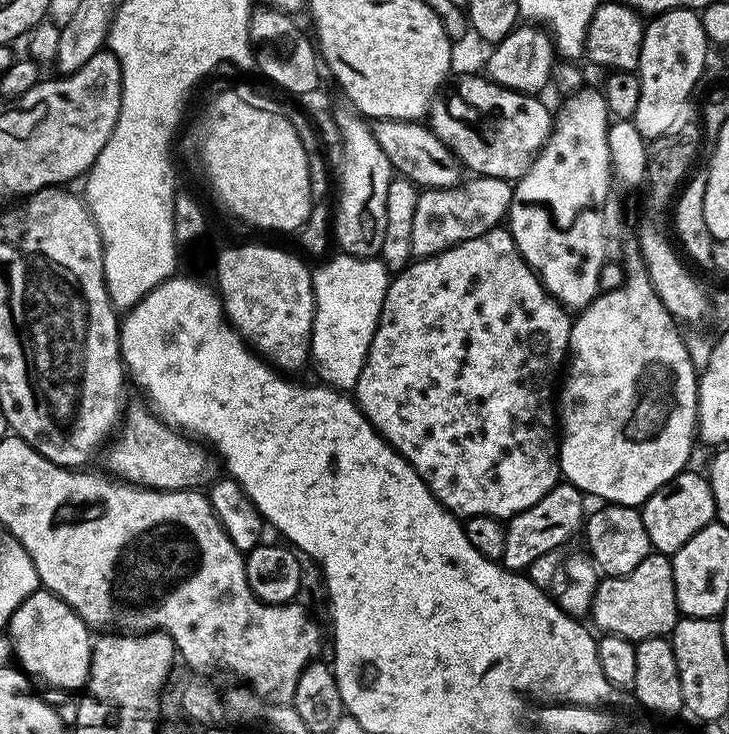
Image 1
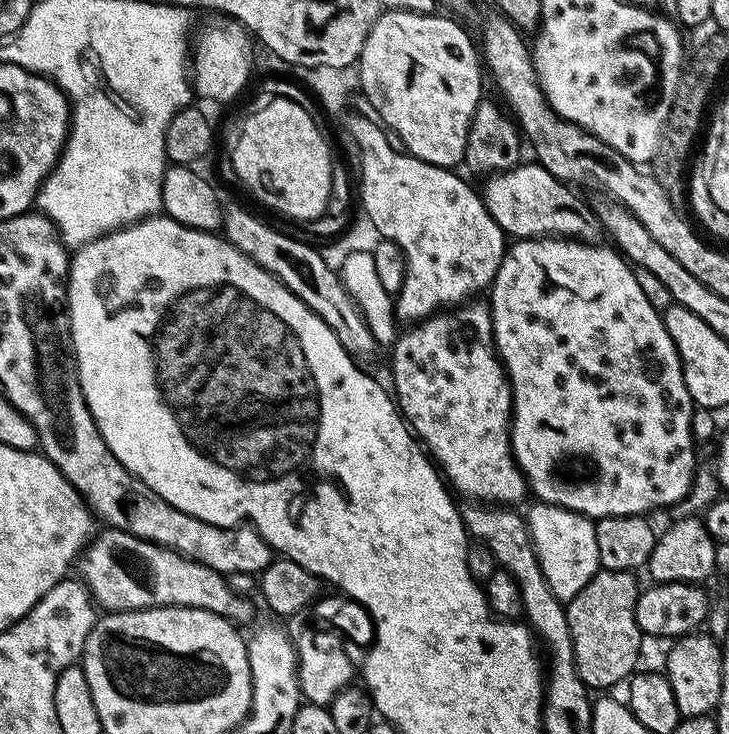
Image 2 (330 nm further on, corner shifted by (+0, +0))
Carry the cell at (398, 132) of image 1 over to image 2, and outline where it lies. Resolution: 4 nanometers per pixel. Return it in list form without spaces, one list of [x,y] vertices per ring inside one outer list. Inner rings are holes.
[[[522,162],[505,172],[491,175],[485,186],[482,188],[484,205],[488,213],[498,222],[498,226],[504,233],[512,238],[539,238],[542,236],[554,236],[557,238],[571,238],[585,244],[595,244],[605,235],[604,227],[596,217],[595,211],[588,208],[575,196],[573,189],[563,180],[554,178],[552,174],[540,164],[535,162]]]

